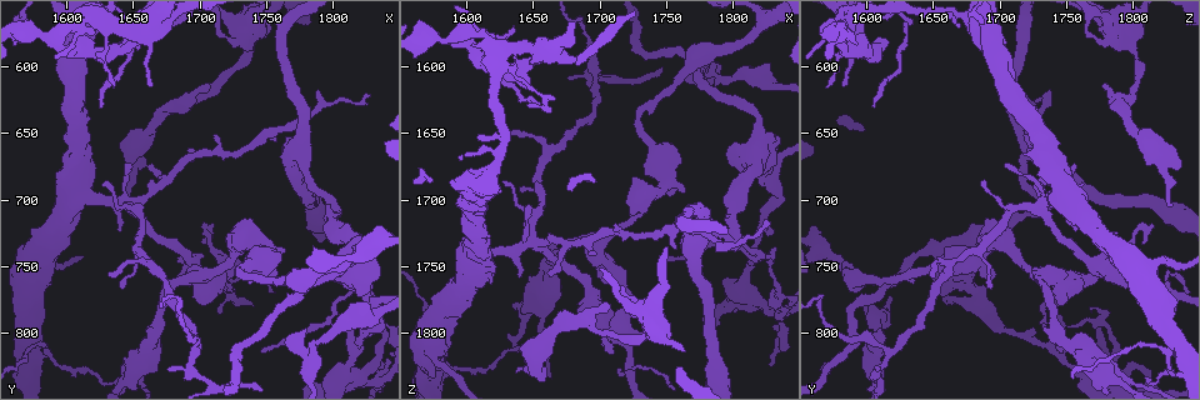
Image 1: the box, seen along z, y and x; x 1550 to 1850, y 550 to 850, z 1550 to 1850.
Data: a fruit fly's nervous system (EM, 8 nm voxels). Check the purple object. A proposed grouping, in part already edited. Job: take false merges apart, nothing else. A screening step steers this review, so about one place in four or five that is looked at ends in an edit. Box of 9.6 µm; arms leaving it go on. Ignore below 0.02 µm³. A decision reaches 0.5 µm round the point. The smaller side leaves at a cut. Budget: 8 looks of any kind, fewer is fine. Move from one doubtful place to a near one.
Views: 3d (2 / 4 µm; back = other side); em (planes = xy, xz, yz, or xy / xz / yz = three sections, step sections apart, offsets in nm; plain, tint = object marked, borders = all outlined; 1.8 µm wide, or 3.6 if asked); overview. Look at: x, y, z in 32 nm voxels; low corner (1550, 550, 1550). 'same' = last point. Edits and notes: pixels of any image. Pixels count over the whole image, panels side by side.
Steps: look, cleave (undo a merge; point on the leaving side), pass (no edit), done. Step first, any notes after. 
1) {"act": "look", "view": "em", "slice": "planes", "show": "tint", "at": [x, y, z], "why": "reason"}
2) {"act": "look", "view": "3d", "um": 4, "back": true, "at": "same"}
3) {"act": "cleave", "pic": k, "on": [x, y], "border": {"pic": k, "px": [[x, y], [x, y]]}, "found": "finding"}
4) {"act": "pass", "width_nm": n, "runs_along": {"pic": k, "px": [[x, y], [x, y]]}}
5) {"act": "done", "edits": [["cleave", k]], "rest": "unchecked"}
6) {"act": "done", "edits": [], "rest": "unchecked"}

{"act": "look", "view": "em", "um": 3.6, "slice": "xy", "step": 4, "show": "tint", "at": [1772, 650, 1716], "why": "small branch off a trunk"}

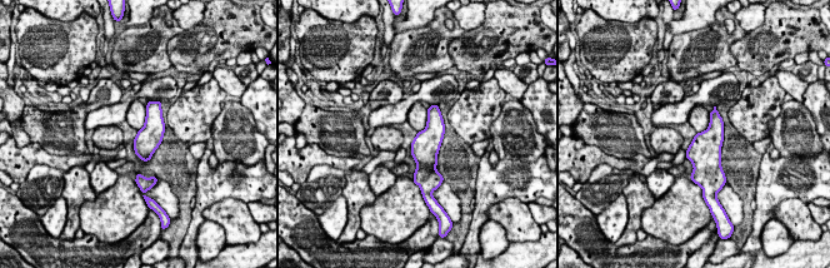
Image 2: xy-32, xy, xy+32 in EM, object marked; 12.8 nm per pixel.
{"act": "look", "view": "em", "um": 3.6, "slice": "planes", "show": "borders", "at": "same"}

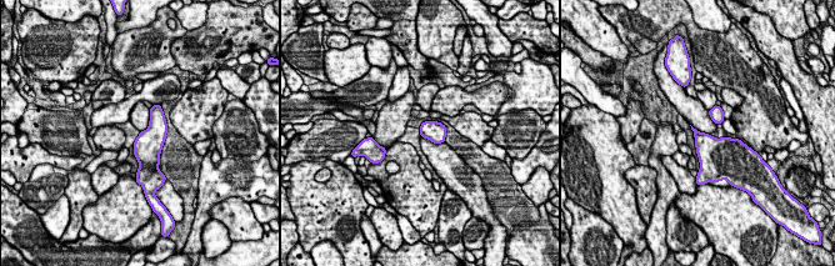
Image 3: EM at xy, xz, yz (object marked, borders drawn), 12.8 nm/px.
{"act": "pass", "found": "continuous, no second neuron"}

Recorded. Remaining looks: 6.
{"act": "look", "view": "3d", "um": 4, "at": [1722, 576, 1768], "why": "touches itself"}

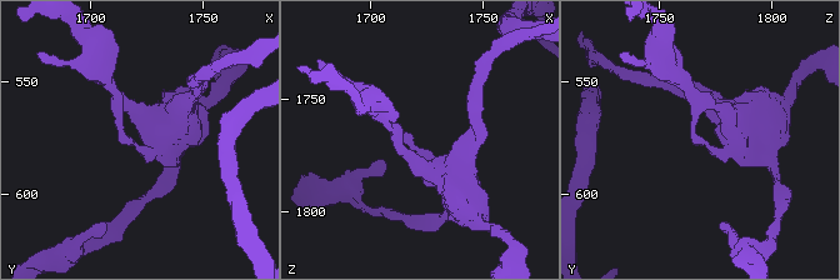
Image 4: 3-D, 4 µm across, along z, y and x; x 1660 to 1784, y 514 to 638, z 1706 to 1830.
{"act": "look", "view": "em", "slice": "xy", "step": 8, "show": "tint", "at": [1719, 577, 1769]}

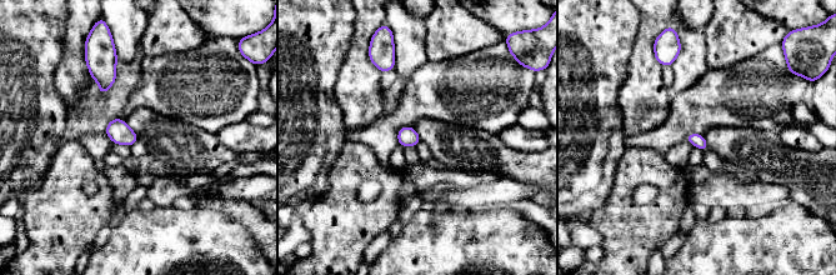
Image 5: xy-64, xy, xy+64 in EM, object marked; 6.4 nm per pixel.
{"act": "look", "view": "em", "slice": "planes", "show": "borders", "at": "same"}

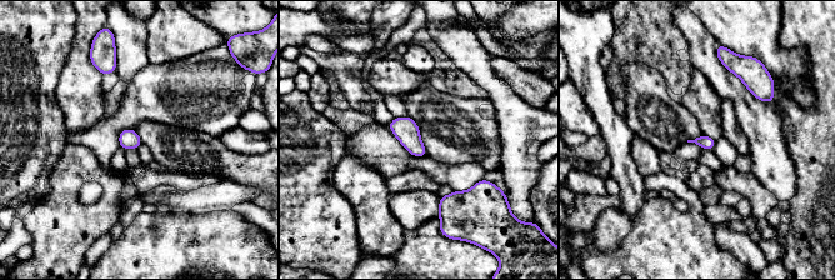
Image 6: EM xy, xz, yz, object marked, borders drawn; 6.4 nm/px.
{"act": "pass", "found": "one neuron here"}

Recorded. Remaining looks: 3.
{"act": "look", "view": "em", "slice": "xz", "step": 4, "show": "tint", "at": [1662, 802, 1748], "why": "sudden change in width"}

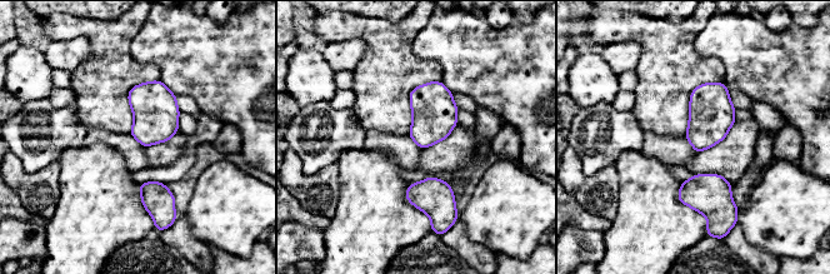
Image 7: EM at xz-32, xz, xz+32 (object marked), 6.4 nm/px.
{"act": "pass", "found": "all the same neuron"}

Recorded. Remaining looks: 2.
{"act": "done", "edits": [], "rest": "unchecked"}

